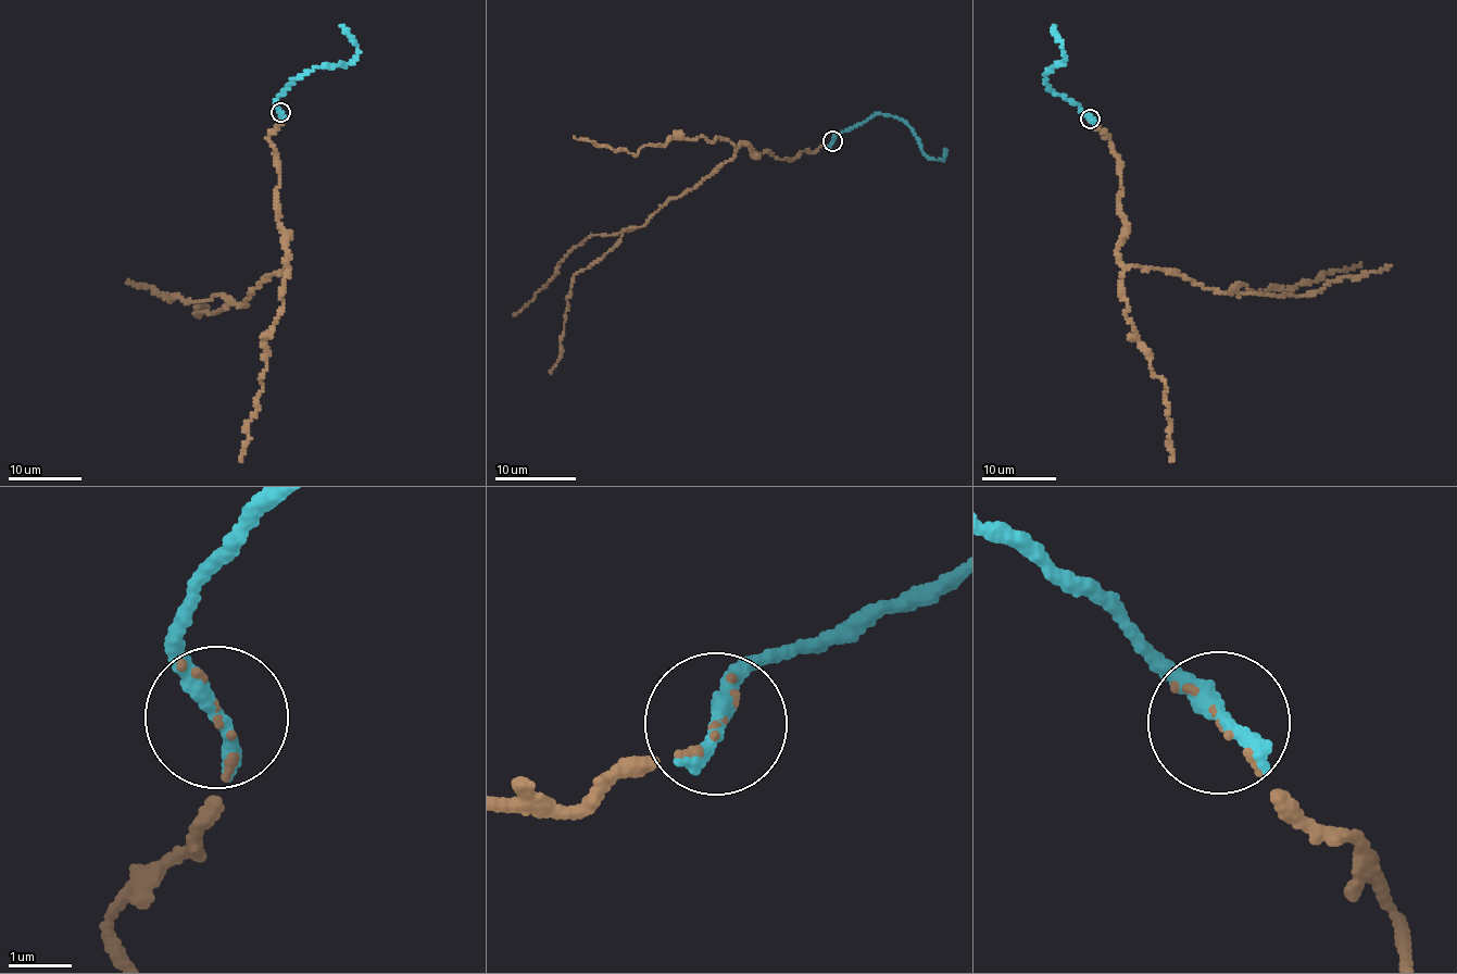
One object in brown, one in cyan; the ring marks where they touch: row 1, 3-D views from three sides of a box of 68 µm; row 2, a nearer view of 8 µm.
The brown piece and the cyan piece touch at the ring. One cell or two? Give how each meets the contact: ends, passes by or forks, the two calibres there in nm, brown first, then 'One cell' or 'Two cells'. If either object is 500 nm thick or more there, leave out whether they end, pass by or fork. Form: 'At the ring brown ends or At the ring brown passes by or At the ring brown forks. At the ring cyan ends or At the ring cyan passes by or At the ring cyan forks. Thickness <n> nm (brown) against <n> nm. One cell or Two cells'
At the ring brown passes by. At the ring cyan ends. Thickness 60 nm (brown) against 360 nm. One cell

